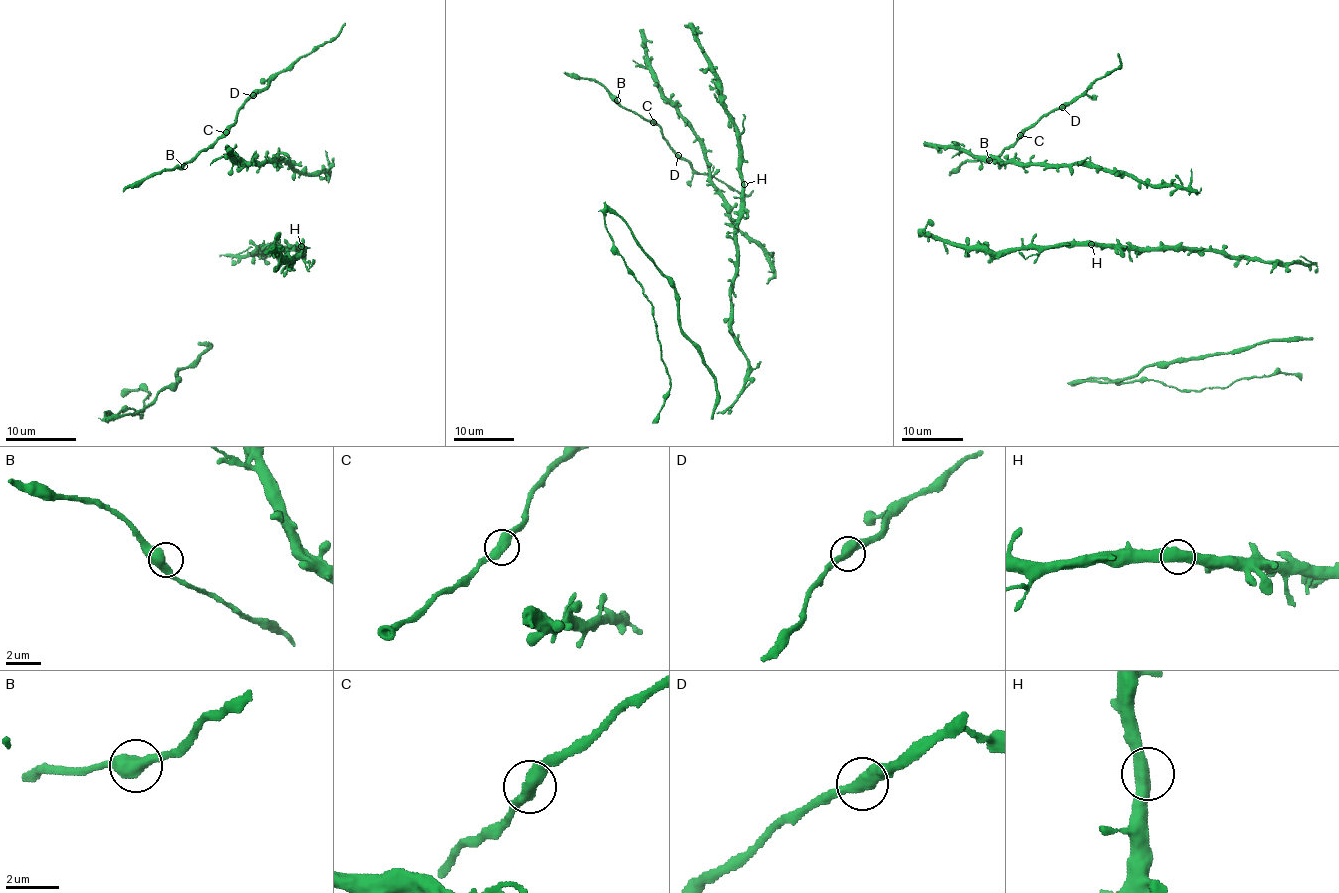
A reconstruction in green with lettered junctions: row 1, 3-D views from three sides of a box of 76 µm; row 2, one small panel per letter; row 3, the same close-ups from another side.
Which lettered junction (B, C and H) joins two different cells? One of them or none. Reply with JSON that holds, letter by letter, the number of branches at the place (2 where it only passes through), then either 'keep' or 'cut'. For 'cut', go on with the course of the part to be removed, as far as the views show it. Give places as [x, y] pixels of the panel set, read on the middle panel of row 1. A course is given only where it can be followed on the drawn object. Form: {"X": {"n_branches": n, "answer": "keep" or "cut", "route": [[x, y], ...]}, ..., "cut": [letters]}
{"B": {"n_branches": 2, "answer": "keep"}, "C": {"n_branches": 2, "answer": "keep"}, "H": {"n_branches": 2, "answer": "keep"}, "cut": []}

